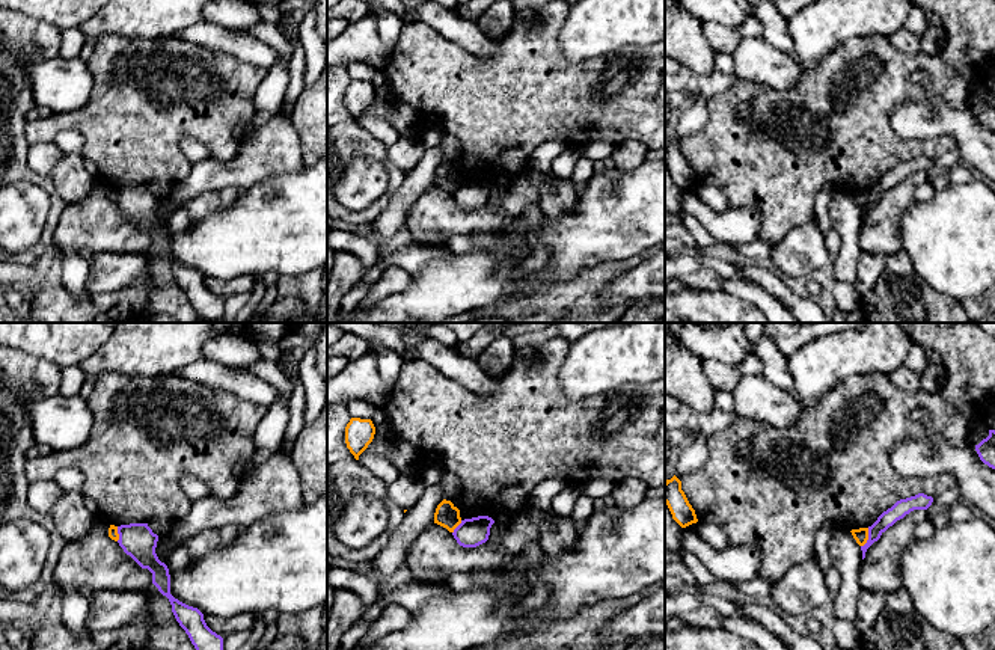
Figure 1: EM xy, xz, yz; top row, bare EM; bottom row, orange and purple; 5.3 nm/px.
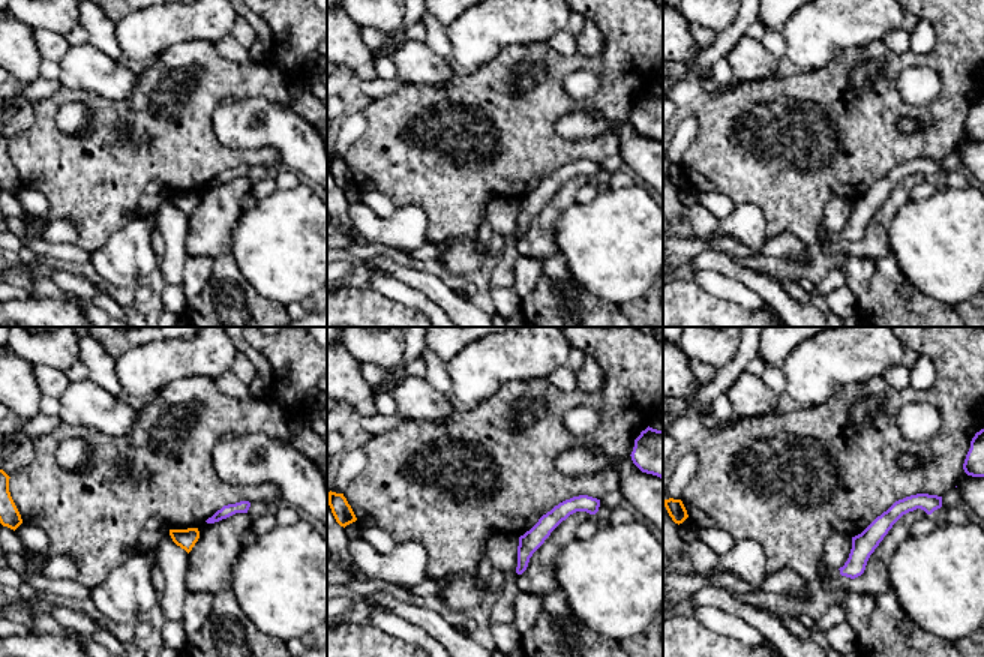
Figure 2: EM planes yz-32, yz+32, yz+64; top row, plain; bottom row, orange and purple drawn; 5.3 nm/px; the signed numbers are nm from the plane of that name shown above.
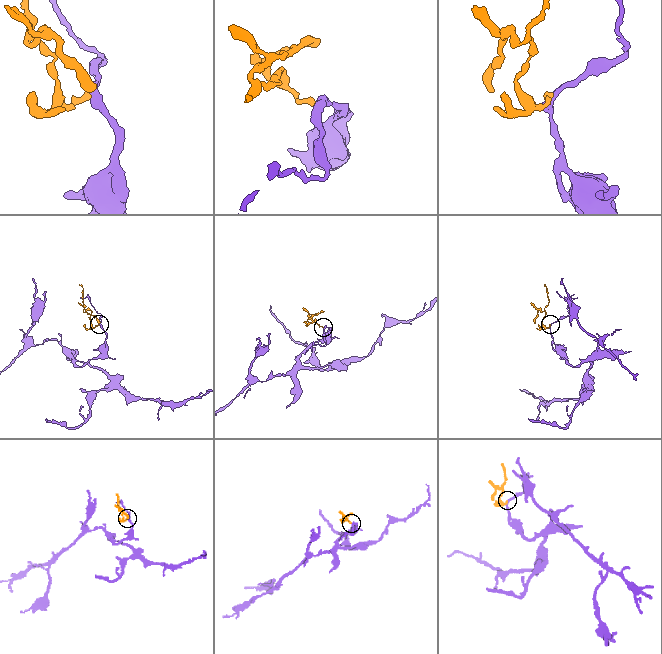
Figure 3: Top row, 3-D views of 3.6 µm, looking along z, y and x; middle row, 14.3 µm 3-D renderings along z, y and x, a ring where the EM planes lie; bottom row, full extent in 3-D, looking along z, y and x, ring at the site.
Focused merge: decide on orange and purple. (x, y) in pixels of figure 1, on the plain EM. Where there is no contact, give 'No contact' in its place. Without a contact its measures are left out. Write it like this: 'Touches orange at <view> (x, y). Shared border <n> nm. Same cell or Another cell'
Touches orange at yz (867, 199). Shared border 110 nm. Another cell

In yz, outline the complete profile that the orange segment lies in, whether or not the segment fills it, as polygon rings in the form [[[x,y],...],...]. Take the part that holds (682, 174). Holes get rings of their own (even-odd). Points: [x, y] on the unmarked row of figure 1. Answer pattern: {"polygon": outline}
{"polygon": [[[675,137],[665,143],[665,166],[668,167],[672,181],[681,190],[698,184],[695,172],[681,152],[681,143]]]}

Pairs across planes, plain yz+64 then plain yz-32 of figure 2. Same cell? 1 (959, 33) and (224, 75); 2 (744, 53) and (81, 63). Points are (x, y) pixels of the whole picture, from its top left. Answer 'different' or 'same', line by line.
1: same
2: same

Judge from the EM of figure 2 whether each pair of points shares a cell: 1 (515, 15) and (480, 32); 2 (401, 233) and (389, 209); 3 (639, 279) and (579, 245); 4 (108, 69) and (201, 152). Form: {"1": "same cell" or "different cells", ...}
{"1": "same cell", "2": "different cells", "3": "same cell", "4": "different cells"}

